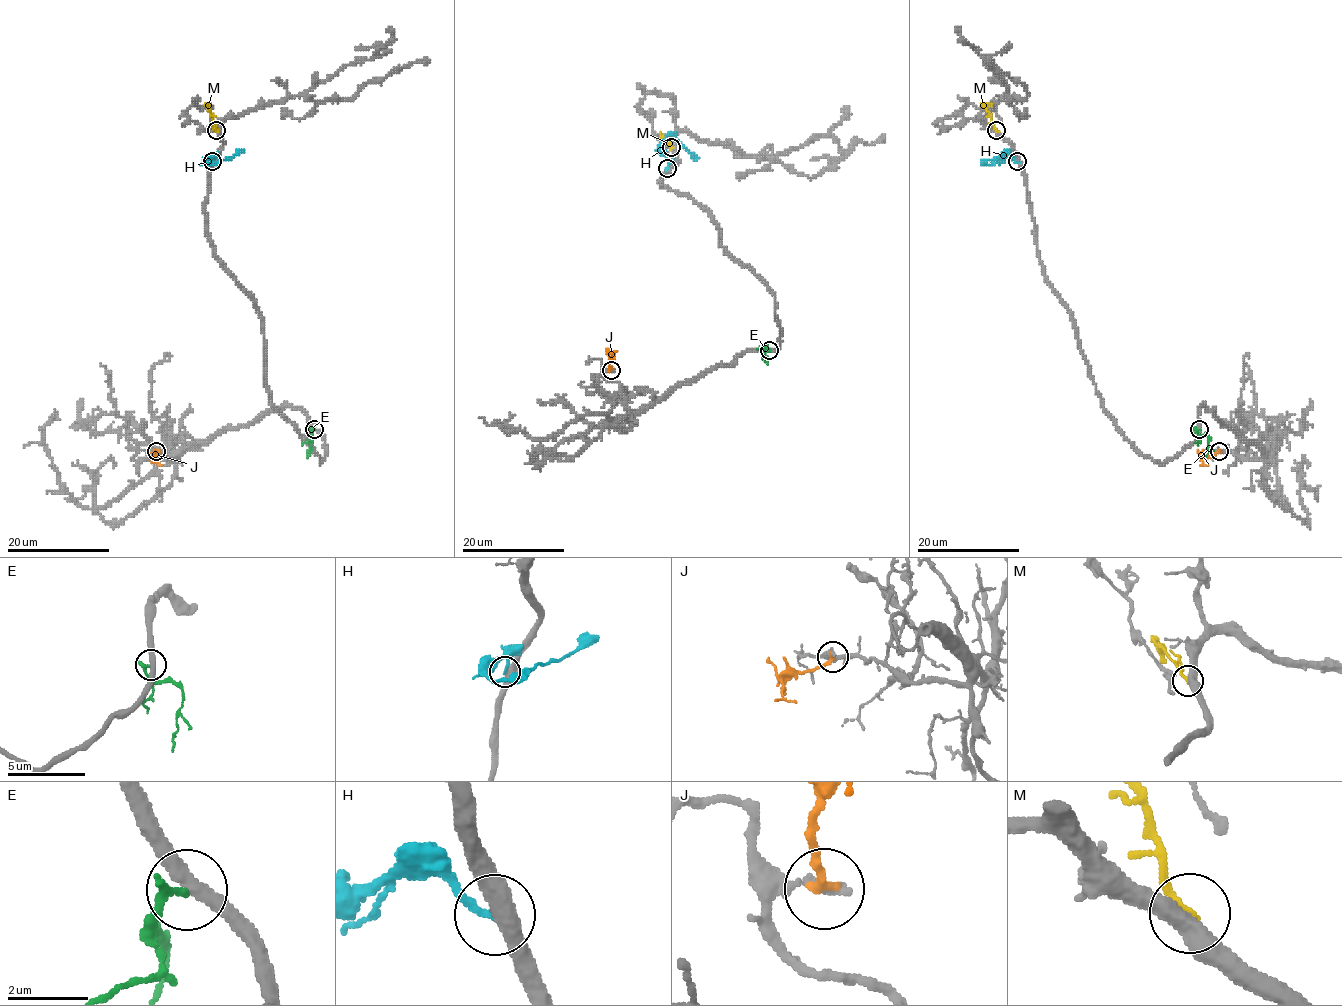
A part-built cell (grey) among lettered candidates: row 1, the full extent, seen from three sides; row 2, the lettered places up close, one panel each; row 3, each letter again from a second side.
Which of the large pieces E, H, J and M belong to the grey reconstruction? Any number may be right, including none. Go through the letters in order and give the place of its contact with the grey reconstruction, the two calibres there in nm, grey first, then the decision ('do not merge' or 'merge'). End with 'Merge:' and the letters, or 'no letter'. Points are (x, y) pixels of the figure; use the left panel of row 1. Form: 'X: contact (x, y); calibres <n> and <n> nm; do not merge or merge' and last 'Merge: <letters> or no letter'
E: contact (314, 429); calibres 360 and 240 nm; do not merge
H: contact (212, 161); calibres 440 and 170 nm; do not merge
J: contact (156, 451); calibres 200 and 260 nm; do not merge
M: contact (216, 130); calibres 440 and 220 nm; do not merge
Merge: no letter

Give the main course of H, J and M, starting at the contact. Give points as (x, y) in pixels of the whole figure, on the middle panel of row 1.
H: (667, 168), (667, 155), (661, 143), (667, 135), (672, 135), (698, 158)
J: (611, 370), (610, 356), (617, 351)
M: (671, 148), (659, 132)

